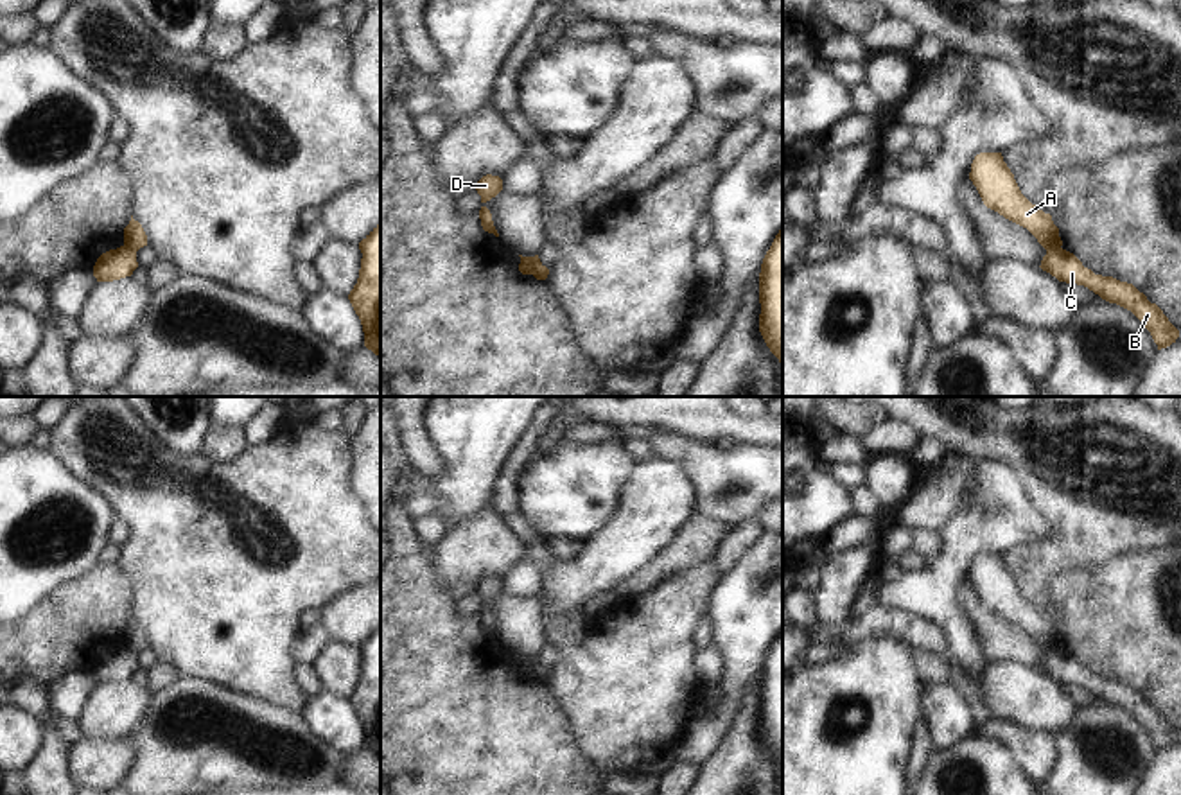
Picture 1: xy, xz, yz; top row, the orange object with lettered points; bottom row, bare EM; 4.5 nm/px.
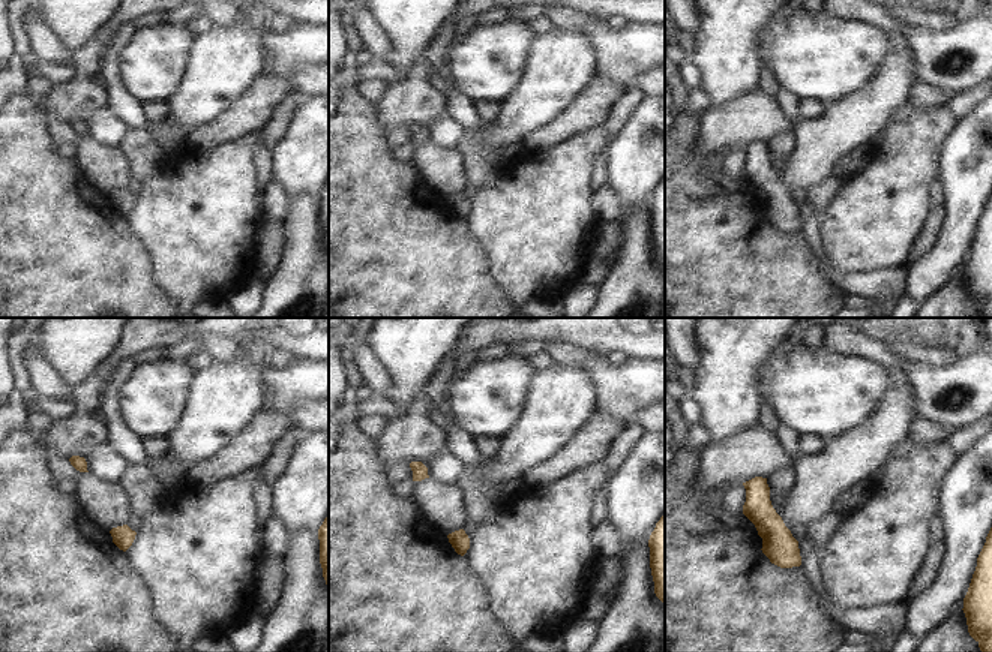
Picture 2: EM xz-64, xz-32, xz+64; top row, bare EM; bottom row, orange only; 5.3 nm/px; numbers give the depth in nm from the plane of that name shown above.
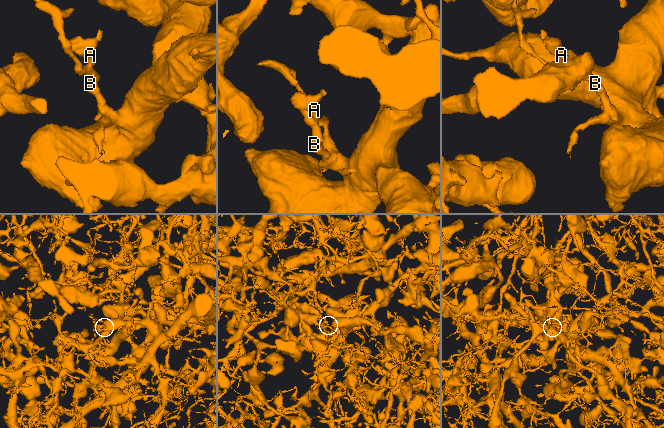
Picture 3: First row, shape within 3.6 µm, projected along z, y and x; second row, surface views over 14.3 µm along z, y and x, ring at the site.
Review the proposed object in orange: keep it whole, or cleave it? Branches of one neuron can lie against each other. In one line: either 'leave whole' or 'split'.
split

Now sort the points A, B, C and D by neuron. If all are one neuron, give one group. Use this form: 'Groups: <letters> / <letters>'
Groups: A / B C D

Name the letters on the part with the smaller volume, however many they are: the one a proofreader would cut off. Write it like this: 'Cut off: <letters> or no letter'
Cut off: A

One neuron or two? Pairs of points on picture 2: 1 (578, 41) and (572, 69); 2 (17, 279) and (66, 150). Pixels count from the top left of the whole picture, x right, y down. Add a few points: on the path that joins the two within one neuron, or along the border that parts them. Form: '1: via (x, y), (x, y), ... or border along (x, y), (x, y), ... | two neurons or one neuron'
1: via (572, 48), (572, 62) | one neuron
2: border along (53, 144), (62, 158), (74, 159) | two neurons

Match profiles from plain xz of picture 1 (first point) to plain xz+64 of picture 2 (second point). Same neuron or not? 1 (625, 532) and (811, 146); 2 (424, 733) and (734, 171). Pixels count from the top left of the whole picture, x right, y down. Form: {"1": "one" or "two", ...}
{"1": "one", "2": "two"}

